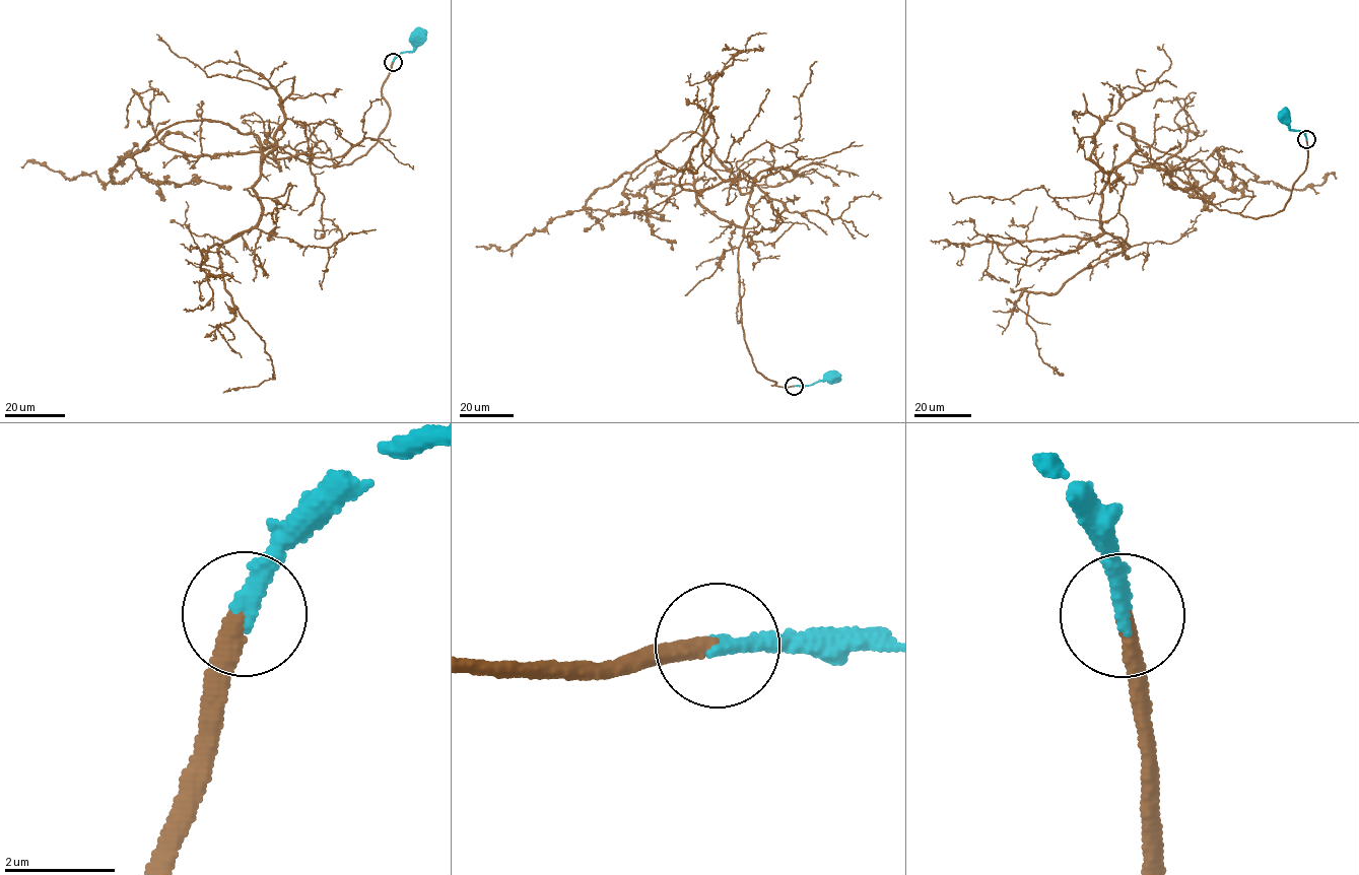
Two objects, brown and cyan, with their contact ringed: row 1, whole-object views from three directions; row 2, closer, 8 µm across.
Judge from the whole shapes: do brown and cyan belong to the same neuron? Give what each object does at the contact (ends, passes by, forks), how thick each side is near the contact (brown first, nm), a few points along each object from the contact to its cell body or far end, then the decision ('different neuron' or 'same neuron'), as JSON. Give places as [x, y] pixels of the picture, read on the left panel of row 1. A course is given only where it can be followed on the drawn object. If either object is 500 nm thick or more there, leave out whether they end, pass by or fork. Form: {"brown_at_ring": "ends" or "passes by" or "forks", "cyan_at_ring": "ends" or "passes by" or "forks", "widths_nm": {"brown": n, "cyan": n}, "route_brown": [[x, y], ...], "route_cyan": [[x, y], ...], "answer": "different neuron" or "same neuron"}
{"brown_at_ring": "ends", "cyan_at_ring": "ends", "widths_nm": {"brown": 320, "cyan": 320}, "route_brown": [[393, 62], [389, 120], [349, 163], [319, 167], [197, 121], [121, 157], [114, 182], [21, 166]], "route_cyan": [[393, 62], [400, 53], [412, 51], [417, 37]], "answer": "same neuron"}

